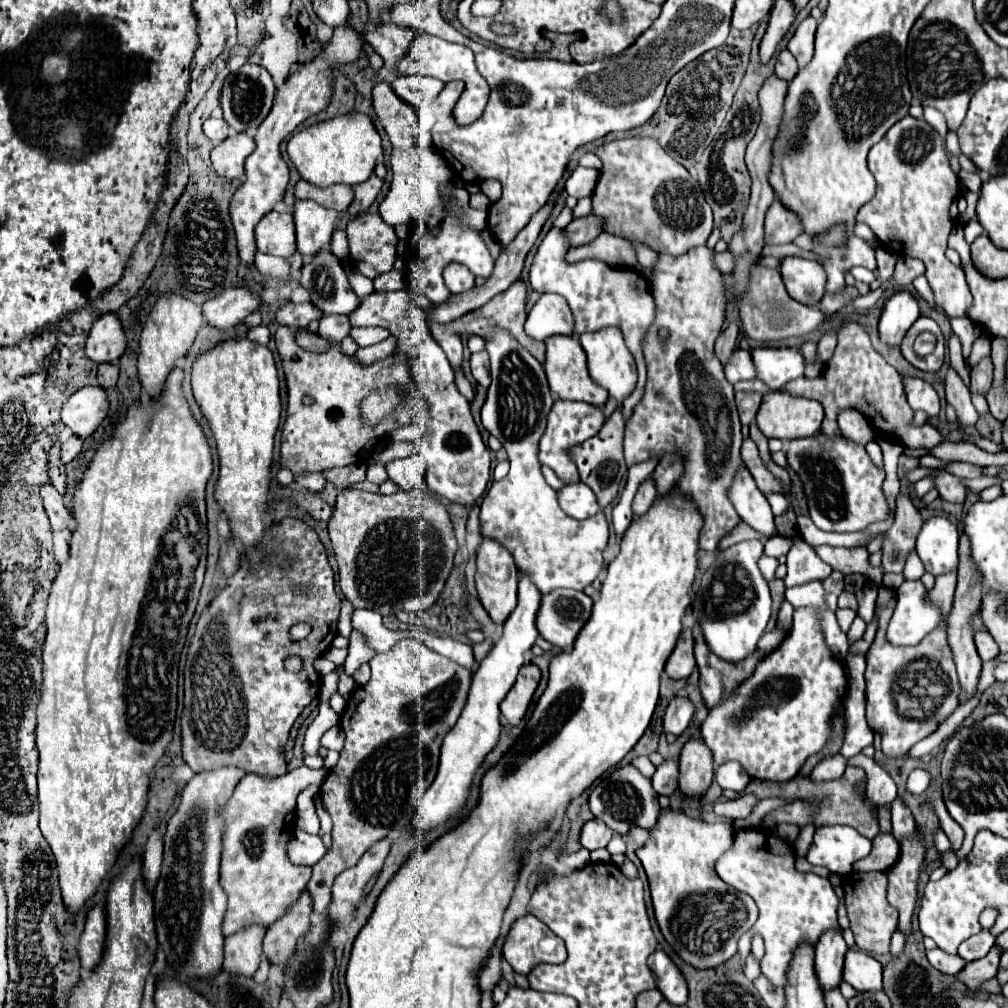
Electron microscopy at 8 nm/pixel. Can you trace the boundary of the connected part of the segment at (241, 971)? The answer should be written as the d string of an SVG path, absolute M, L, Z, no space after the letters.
M250 925L240 933L226 937L224 941L224 969L236 975L254 975L262 957L262 939L266 935L264 925Z

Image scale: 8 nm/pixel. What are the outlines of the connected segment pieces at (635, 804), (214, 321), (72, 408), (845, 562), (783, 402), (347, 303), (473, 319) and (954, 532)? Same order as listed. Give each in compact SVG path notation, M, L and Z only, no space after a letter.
M624 765L624 767L616 769L616 771L612 771L608 777L600 779L598 785L590 791L588 805L590 805L592 815L596 819L604 821L618 835L626 835L630 831L630 827L634 827L634 825L644 827L644 829L652 829L656 825L658 813L660 813L658 793L654 791L652 781L646 779L632 765Z
M232 287L204 303L204 319L218 329L232 329L260 307L260 297L246 287Z
M82 387L62 407L62 423L80 439L92 435L108 413L108 399L100 387Z
M822 545L820 549L816 549L816 553L836 571L844 573L844 575L852 575L852 573L862 573L872 580L876 585L882 585L883 568L873 567L868 561L868 551L864 547L856 547L856 549L844 549L844 547L826 547Z
M772 391L762 397L756 423L766 439L802 439L818 433L824 419L822 403Z
M324 249L302 267L300 285L324 315L350 315L360 305L340 261L330 249Z
M514 281L508 291L498 293L494 299L488 301L488 305L484 305L484 307L472 311L472 313L466 313L464 317L460 317L460 319L448 323L448 327L450 327L452 331L456 331L456 333L466 331L466 333L474 333L474 335L478 335L478 337L482 337L482 339L488 339L488 337L490 337L490 329L496 325L498 329L508 331L516 341L520 341L520 345L524 345L524 349L528 349L540 363L544 363L544 359L546 359L546 345L540 343L540 341L530 339L530 337L524 333L524 321L526 321L526 291L528 291L528 289L526 289L526 283Z
M932 517L922 525L916 553L926 573L934 577L958 569L958 529L944 517Z

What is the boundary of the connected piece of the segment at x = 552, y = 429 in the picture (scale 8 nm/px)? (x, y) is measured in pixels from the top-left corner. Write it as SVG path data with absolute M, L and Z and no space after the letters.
M556 401L550 415L548 415L548 427L546 433L540 439L538 445L538 459L542 465L548 465L564 483L578 483L578 469L574 461L568 457L568 449L572 445L578 445L580 441L586 441L588 437L596 435L604 425L604 415L602 409L596 409L594 405L588 403L578 403L578 401Z

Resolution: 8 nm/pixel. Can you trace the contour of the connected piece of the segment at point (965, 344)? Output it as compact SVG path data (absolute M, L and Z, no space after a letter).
M962 317L950 319L950 325L952 325L952 331L962 341L962 354L964 359L968 359L970 351L972 351L972 343L980 337L982 329L978 325L974 325L974 321L968 321L968 319L962 319Z

